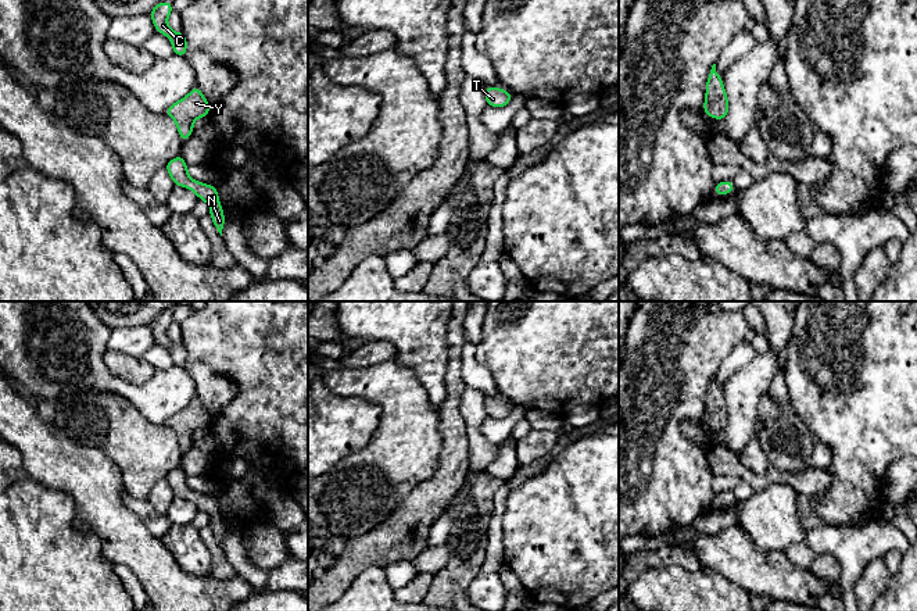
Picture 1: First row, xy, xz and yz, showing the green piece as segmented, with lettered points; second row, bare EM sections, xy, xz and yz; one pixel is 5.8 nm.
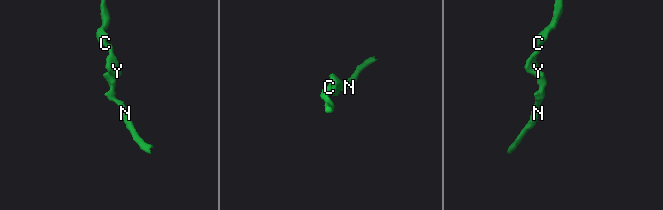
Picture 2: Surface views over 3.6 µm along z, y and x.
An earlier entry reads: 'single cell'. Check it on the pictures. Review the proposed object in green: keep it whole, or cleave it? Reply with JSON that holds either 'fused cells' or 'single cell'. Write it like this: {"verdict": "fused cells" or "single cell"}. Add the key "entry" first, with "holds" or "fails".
{"entry": "holds", "verdict": "single cell"}

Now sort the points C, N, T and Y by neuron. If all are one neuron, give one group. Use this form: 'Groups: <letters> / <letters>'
Groups: C N T Y

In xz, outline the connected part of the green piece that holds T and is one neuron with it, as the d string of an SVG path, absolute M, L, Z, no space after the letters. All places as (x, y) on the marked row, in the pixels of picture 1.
M486 86L484 97L487 104L495 108L505 107L512 101L512 94L508 90Z

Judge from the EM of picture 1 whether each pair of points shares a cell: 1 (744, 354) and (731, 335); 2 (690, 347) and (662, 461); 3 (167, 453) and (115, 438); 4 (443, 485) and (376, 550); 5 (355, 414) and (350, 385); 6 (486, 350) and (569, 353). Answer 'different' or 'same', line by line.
1: different
2: same
3: same
4: same
5: different
6: same

